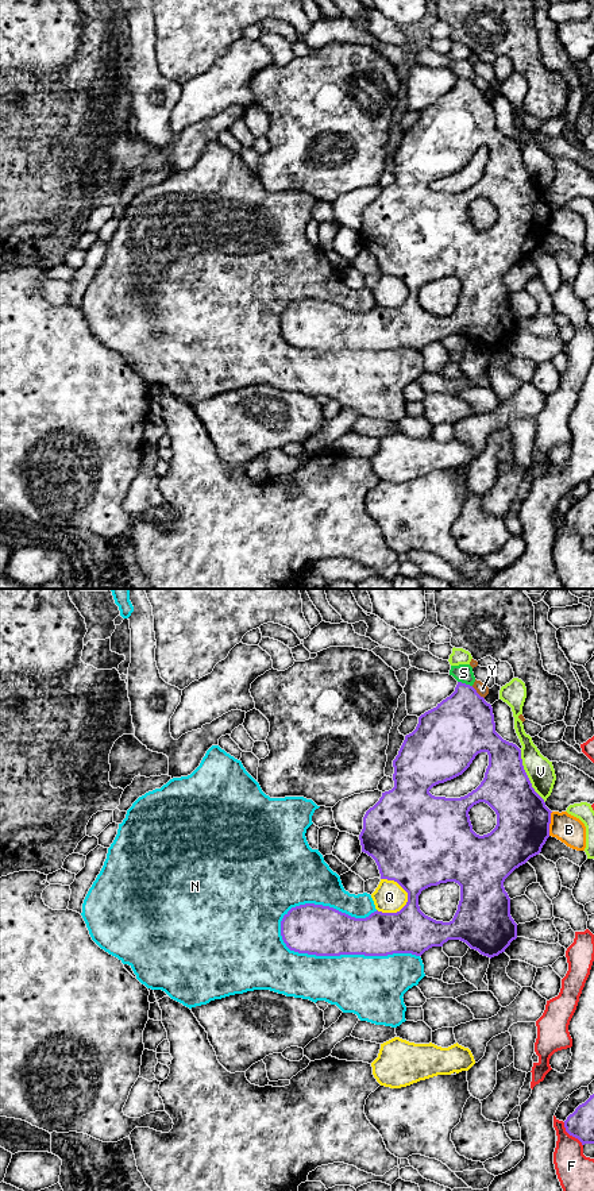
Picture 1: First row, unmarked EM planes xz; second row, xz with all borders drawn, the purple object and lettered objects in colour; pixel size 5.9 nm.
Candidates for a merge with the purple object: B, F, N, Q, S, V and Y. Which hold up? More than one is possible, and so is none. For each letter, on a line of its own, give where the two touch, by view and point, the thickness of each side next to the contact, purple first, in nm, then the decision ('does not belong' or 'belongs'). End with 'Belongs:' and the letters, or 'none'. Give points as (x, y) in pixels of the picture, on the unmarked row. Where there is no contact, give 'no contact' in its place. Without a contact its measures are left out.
B: contact xz (550, 218); calibres 320 and 170 nm; does not belong
F: contact xz (571, 530); calibres 160 and 220 nm; does not belong
N: contact xz (340, 349); calibres 300 and 360 nm; does not belong
Q: contact xz (404, 284); calibres 460 and 190 nm; does not belong
S: contact xz (465, 78); calibres 380 and 110 nm; does not belong
V: contact xz (527, 172); calibres 320 and 160 nm; does not belong
Y: contact xz (477, 88); calibres 380 and 70 nm; does not belong
Belongs: none

